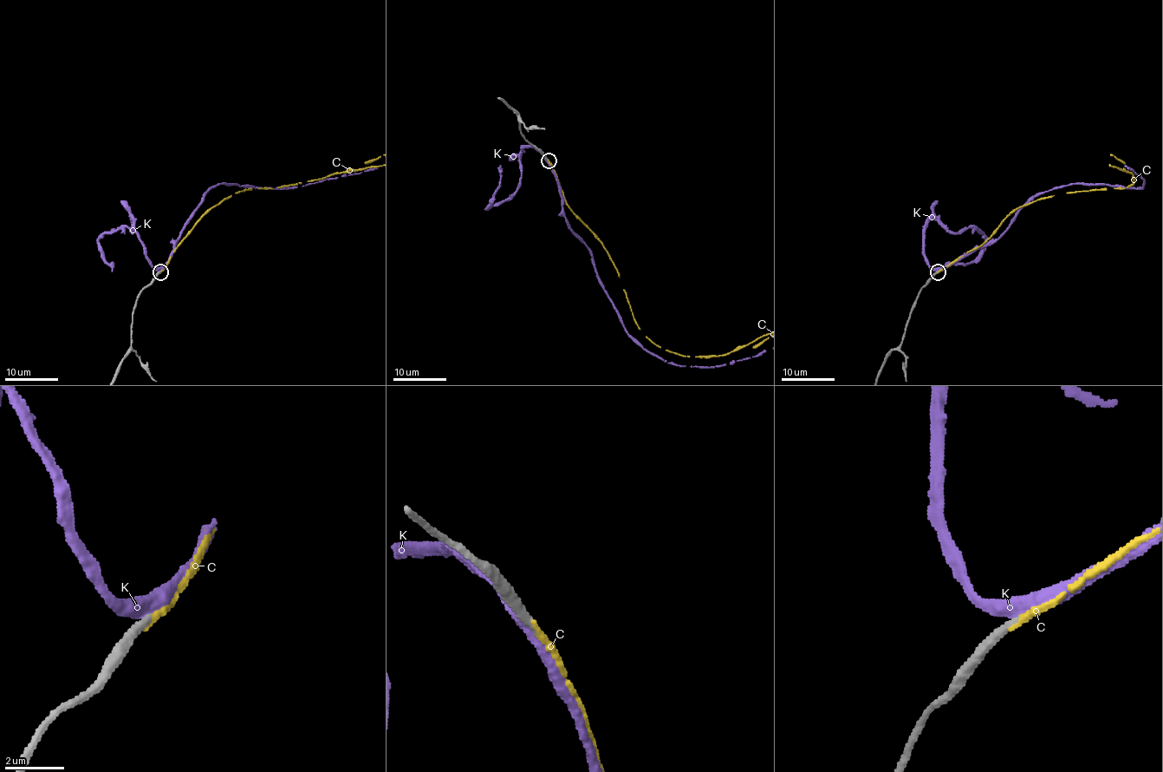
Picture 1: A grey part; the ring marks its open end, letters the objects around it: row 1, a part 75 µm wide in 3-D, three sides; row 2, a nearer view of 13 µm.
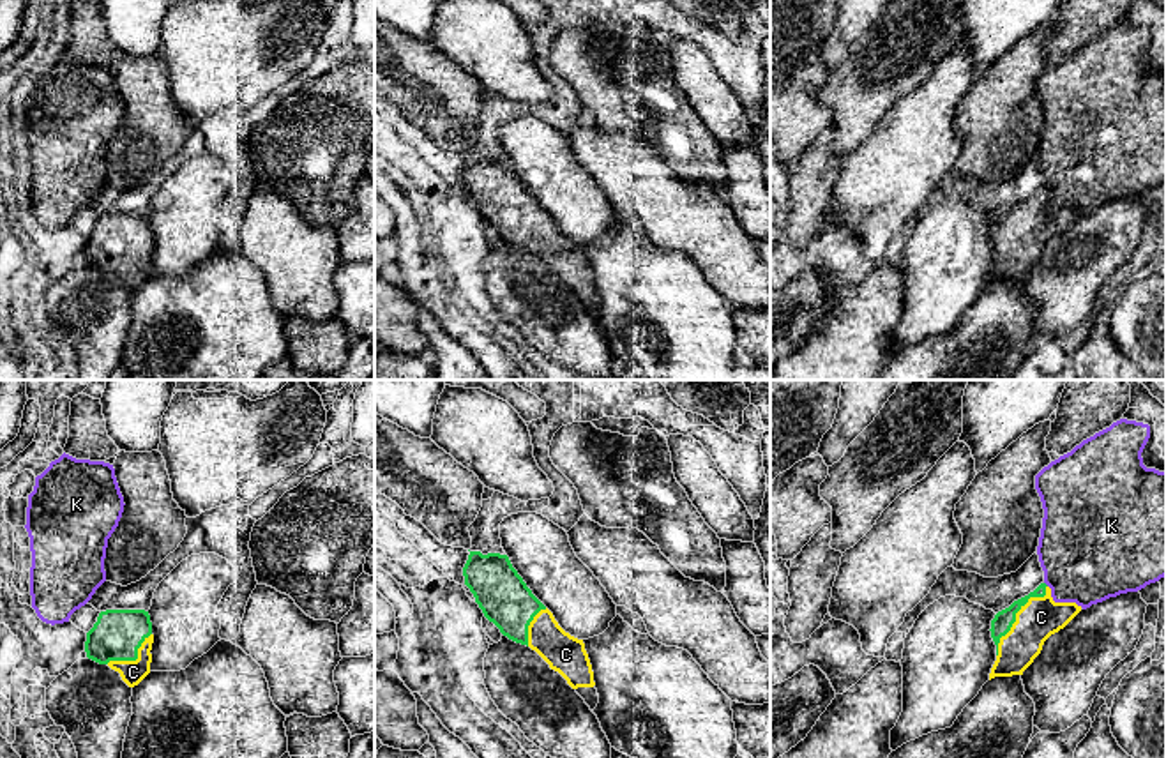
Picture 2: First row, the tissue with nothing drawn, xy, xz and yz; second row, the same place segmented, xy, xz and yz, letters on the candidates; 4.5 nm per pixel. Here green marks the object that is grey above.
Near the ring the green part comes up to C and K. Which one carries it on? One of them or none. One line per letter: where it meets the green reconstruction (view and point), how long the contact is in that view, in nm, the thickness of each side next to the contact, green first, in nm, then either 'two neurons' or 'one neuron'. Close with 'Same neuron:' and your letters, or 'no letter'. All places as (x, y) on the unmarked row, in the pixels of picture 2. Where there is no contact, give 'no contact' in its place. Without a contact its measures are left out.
C: contact yz (1014, 219); length 400 nm; calibres 90 and 190 nm; one neuron
K: no contact; two neurons
Same neuron: C

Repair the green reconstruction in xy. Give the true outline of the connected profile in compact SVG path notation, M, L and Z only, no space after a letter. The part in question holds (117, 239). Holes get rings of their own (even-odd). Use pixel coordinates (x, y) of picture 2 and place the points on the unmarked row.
M106 214L87 237L85 256L88 263L118 276L122 284L134 292L150 277L152 247L148 216Z

